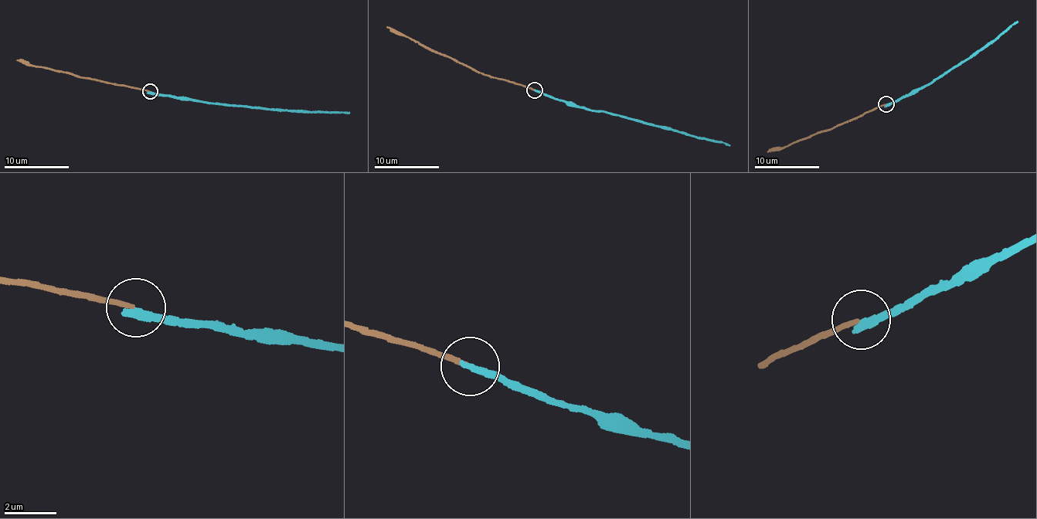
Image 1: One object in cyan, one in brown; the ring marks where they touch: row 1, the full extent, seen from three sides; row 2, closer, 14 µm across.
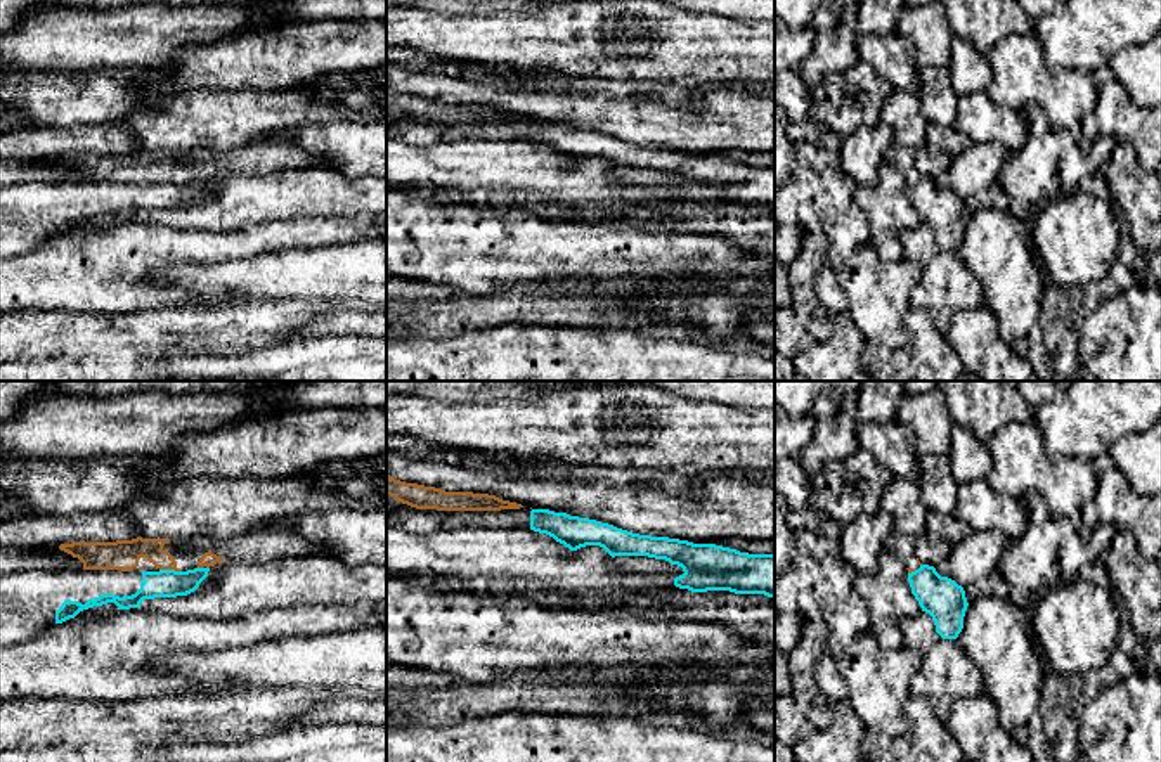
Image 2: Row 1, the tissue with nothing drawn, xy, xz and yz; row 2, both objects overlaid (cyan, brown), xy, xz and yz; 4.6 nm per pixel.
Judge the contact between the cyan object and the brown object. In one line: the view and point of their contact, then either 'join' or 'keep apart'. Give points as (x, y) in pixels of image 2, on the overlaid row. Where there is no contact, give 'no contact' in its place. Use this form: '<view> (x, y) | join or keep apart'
xy (170, 570) | keep apart

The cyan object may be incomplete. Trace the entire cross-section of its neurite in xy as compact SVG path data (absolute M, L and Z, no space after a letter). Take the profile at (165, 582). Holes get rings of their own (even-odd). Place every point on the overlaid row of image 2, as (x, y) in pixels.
M210 568L187 572L23 570L0 577L0 646L45 632L80 611L114 603L118 610L139 608L144 599L194 592Z

